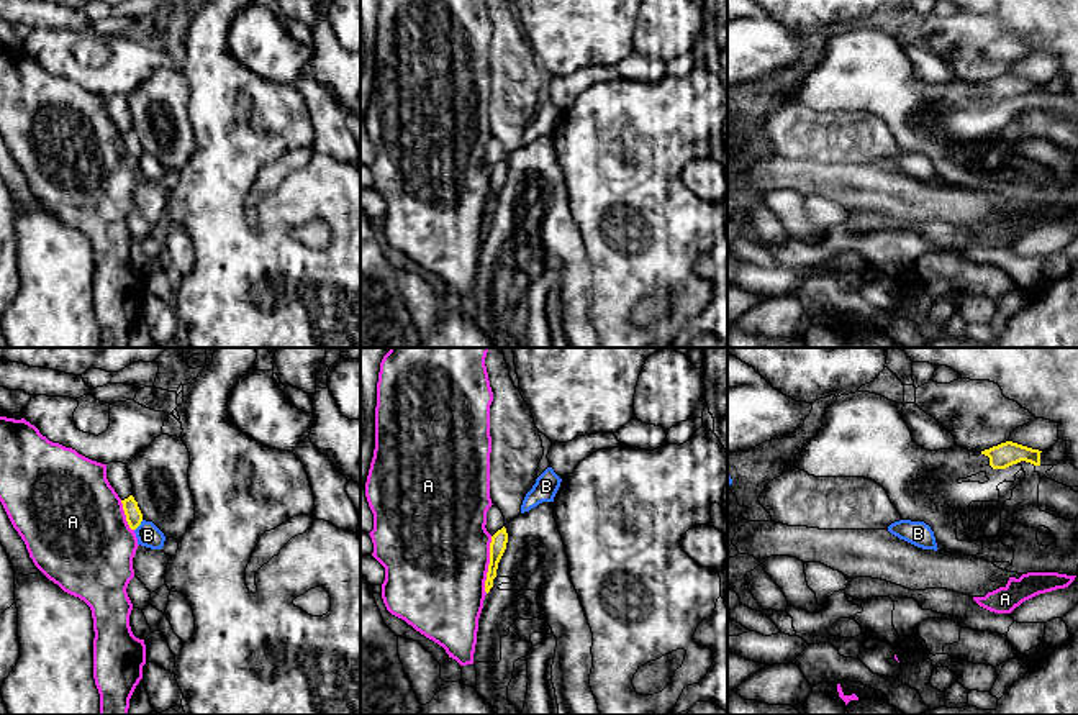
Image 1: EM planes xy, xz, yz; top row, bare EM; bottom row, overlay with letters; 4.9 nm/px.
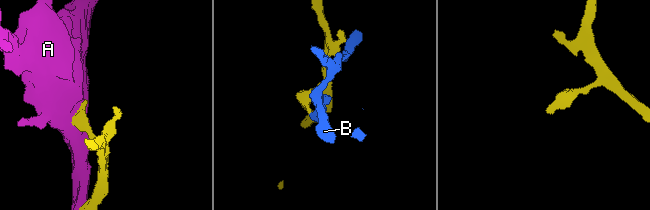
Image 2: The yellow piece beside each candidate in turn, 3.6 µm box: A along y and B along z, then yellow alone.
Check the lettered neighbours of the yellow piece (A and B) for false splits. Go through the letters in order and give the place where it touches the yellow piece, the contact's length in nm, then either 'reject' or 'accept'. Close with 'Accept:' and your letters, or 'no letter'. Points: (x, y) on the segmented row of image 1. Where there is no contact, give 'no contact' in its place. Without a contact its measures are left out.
A: xz (489, 564) | 280 nm | reject
B: xy (140, 523) | 70 nm | reject
Accept: no letter

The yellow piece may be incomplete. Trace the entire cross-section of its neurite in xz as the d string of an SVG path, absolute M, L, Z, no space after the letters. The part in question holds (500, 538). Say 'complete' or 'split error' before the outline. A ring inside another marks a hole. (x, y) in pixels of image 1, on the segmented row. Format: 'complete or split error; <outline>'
complete; M503 526L491 536L491 543L490 543L490 564L488 564L487 581L485 581L487 594L493 587L493 579L496 577L498 562L506 549L506 543L508 543L508 533L506 528Z

